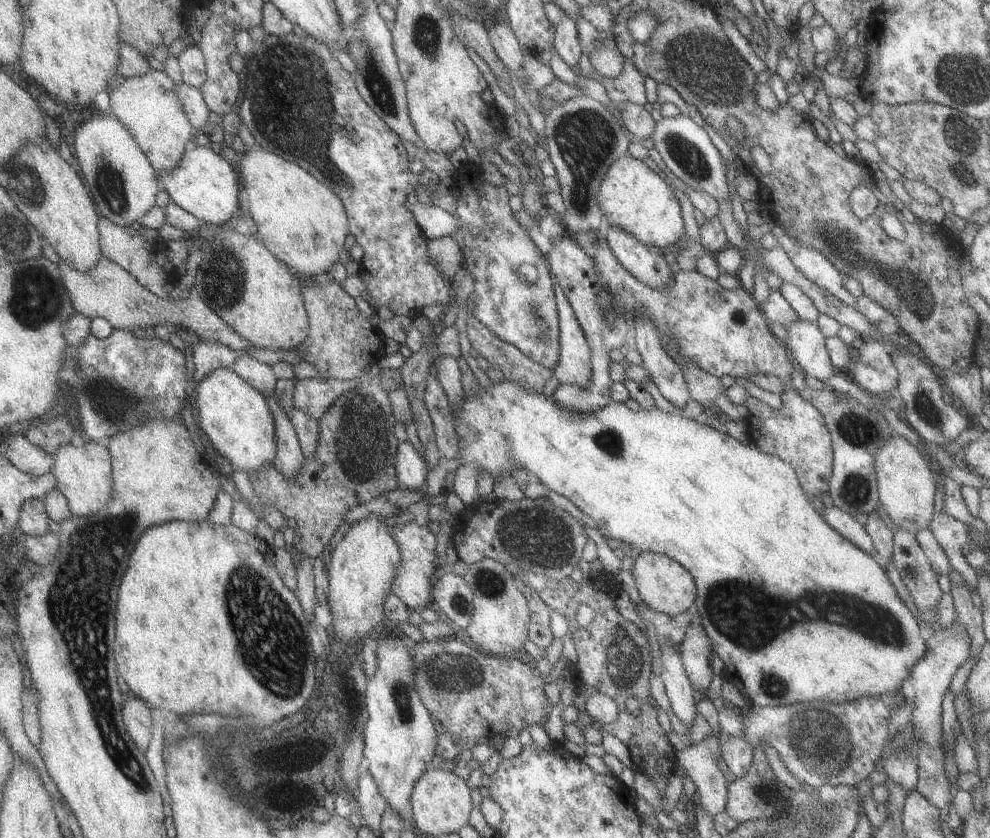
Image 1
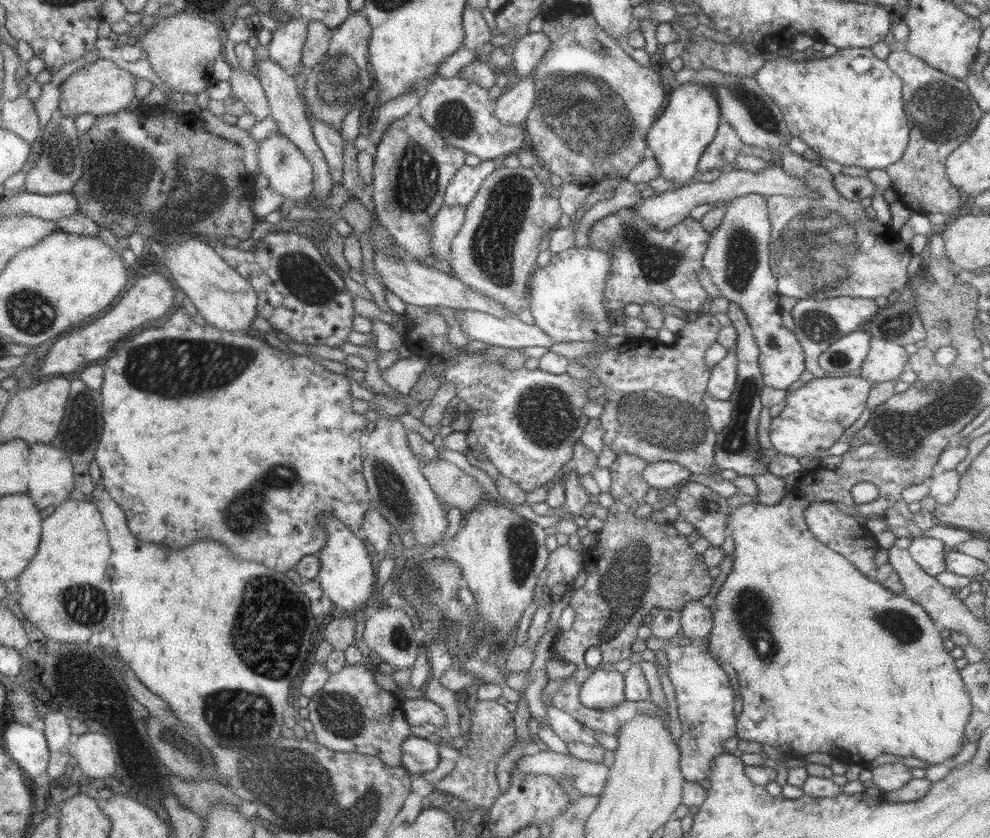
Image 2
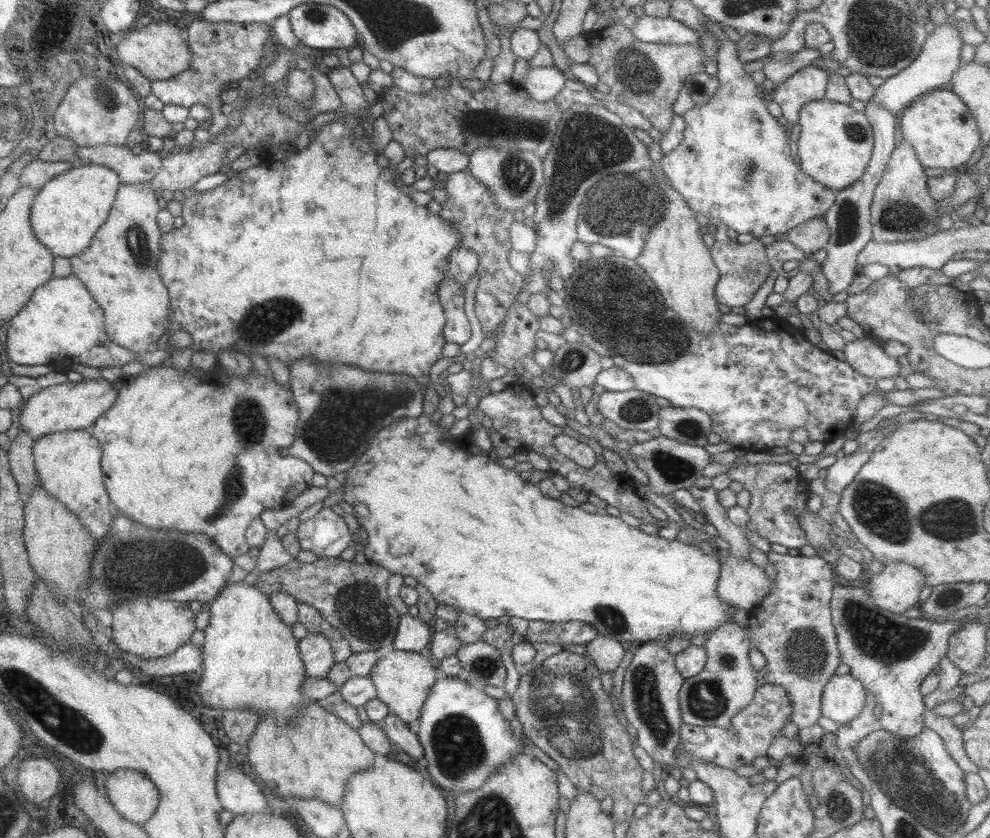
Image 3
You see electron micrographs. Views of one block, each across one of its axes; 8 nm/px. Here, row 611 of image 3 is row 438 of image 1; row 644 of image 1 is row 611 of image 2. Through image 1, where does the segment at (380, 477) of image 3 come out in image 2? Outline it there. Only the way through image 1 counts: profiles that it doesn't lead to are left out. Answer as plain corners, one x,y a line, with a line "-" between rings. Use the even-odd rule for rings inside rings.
790,493
775,506
752,503
739,506
728,516
728,535
734,540
734,561
728,578
720,588
716,598
708,607
713,616
713,627
707,639
710,641
709,653
717,660
722,658
736,670
739,691
742,694
742,712
736,720
735,736
740,740
768,744
781,753
803,758
812,752
831,753
831,746
842,748
858,760
872,761
880,754
892,754
900,758
917,758
926,764
951,763
963,748
964,727
968,725
972,701
963,683
960,671
950,653
942,645
941,629
933,622
923,606
900,595
888,591
874,579
862,575
857,568
841,554
830,550
823,542
814,538
804,520
804,512
811,506
805,499
797,499

